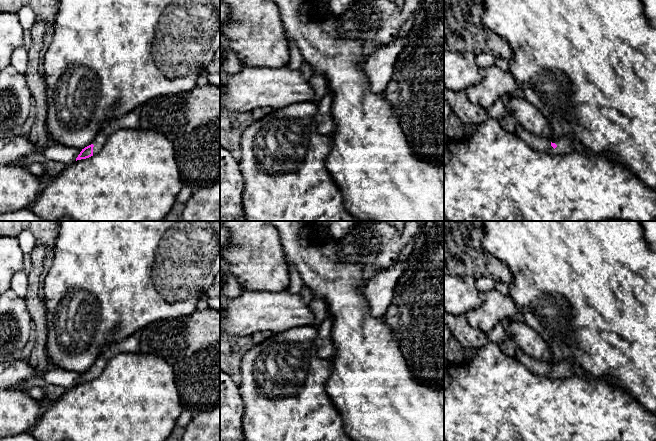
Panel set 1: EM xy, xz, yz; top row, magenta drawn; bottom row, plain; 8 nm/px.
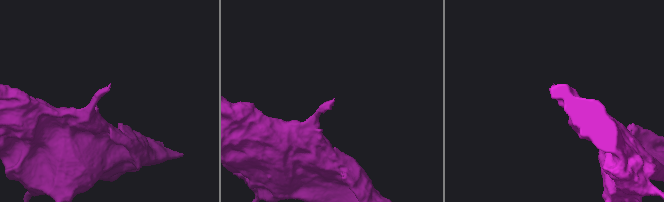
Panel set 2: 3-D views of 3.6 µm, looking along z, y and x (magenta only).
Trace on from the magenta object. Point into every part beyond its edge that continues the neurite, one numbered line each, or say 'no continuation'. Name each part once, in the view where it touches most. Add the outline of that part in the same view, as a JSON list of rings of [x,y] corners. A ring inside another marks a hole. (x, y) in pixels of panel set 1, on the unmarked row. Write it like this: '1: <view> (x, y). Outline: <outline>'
1: xy (131, 345). Outline: [[[131,335],[120,341],[110,343],[103,349],[100,356],[90,367],[90,369],[94,369],[93,379],[99,377],[102,374],[108,361],[118,353],[134,354],[139,352],[141,352],[141,350],[137,335]]]

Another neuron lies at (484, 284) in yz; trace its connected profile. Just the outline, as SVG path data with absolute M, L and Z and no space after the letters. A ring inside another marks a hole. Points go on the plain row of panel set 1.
M490 277L477 278L476 285L480 292L486 292L495 289L495 281Z

